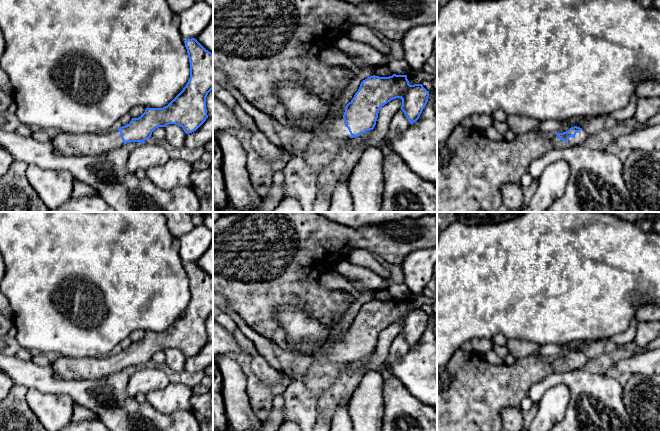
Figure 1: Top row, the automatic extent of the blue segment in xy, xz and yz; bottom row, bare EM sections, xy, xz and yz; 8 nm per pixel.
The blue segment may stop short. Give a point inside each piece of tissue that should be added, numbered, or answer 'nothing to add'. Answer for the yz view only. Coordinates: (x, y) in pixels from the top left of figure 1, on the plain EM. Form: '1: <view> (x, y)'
1: yz (471, 392)

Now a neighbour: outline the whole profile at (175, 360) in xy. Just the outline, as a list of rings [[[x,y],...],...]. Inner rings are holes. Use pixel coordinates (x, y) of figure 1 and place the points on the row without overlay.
[[[169,348],[166,349],[164,352],[166,356],[166,368],[177,373],[185,371],[186,357],[184,356],[182,351],[175,348]]]

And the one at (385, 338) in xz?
[[[396,322],[382,330],[379,334],[376,349],[372,354],[364,373],[367,371],[380,371],[382,364],[389,355],[390,345],[394,338],[401,333],[402,323]]]

